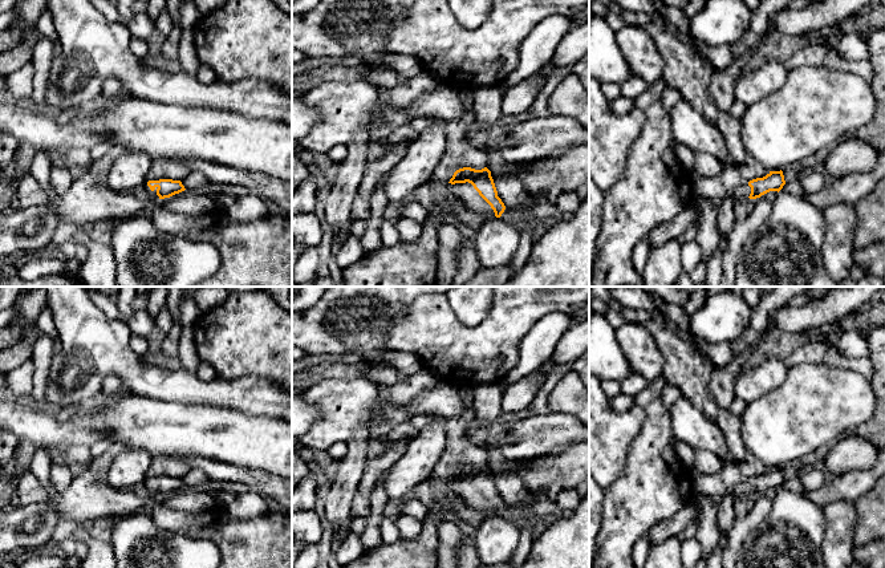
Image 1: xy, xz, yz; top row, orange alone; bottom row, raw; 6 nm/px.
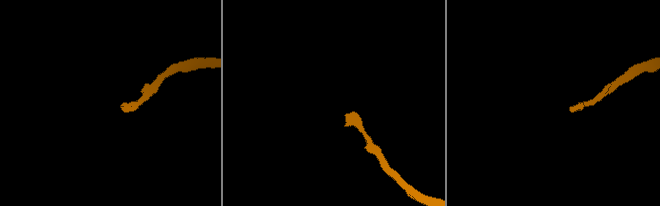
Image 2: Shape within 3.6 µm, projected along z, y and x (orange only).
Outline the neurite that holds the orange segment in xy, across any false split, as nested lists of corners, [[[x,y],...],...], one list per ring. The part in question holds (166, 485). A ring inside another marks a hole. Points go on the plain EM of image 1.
[[[159,476],[149,478],[146,480],[146,487],[157,496],[170,495],[175,491],[184,488],[184,483],[180,478],[172,476]]]

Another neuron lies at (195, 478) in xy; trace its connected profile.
[[[191,468],[183,478],[180,478],[186,487],[191,488],[211,488],[212,484],[202,468]]]

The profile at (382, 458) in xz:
[[[399,441],[386,447],[374,447],[357,491],[360,494],[370,494],[379,476],[394,466],[405,454],[407,446],[409,443]]]

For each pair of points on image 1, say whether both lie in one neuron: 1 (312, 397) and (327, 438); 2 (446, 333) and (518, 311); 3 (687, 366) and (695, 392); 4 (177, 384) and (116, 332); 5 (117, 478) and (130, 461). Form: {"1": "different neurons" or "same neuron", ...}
{"1": "same neuron", "2": "same neuron", "3": "same neuron", "4": "same neuron", "5": "same neuron"}

